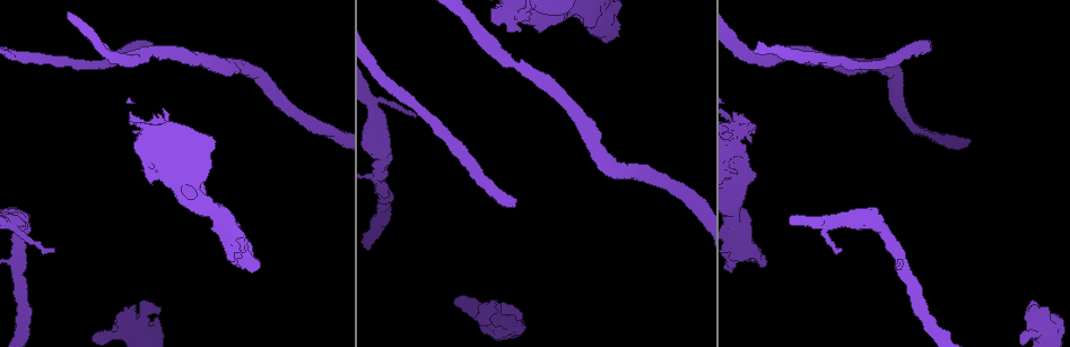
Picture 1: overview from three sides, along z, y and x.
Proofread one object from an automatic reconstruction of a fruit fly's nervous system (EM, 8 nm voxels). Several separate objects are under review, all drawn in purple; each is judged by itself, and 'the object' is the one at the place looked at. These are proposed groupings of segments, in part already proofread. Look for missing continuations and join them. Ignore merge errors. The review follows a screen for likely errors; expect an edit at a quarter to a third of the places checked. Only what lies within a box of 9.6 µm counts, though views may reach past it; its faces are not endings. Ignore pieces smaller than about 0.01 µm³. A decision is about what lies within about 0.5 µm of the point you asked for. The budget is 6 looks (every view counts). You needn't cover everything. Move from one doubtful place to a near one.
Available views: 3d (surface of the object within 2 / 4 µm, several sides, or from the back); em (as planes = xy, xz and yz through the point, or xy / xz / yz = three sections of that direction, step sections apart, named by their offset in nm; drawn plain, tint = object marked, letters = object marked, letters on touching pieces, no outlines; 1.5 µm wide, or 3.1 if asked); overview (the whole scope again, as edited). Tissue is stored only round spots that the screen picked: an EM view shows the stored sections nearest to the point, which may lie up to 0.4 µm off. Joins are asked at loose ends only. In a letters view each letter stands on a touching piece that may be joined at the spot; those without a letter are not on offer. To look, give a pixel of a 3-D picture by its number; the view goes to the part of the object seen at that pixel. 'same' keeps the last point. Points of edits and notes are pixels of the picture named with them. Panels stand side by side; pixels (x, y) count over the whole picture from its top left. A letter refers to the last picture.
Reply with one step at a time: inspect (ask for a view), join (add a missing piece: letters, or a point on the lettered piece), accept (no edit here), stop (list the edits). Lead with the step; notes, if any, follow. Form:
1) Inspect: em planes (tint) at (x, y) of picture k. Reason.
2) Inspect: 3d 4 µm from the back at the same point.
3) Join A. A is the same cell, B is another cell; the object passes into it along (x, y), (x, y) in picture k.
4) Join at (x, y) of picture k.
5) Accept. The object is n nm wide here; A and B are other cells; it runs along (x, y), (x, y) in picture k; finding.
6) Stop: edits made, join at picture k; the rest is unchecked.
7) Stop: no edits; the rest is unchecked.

Inspect: em xy step 4 (tint) at (513, 201) of picture 1. An open end.

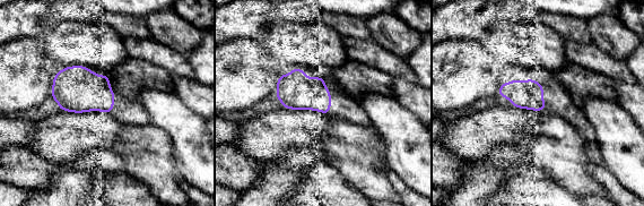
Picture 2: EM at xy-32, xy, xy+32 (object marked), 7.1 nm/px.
Inspect: em planes (letters) at the same point. Cut it another way.

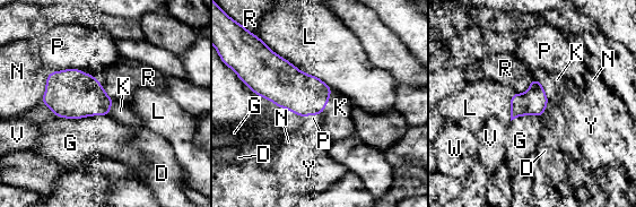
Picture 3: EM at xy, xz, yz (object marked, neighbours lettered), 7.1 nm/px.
Join K. K is the same cell, D, G, L, N, P, R, V, W and Y are other cells; it goes on there.

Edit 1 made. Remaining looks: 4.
Inspect: overview.

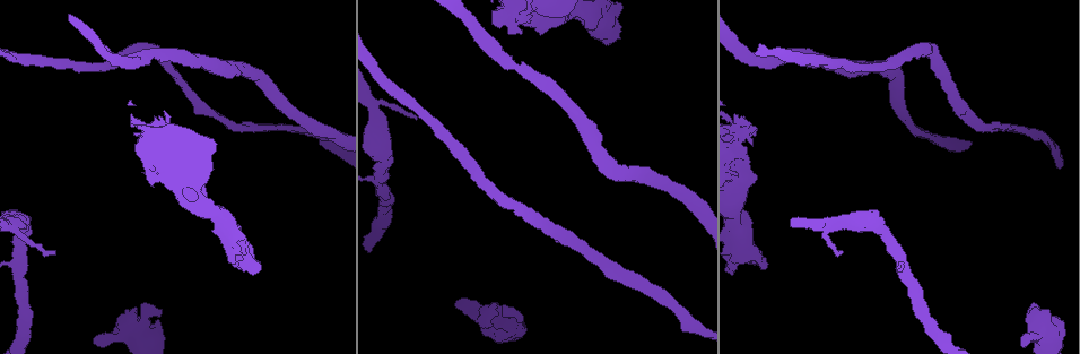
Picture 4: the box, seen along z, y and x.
Inspect: 3d 2 µm at (54, 251) of picture 4. Branch stops here.

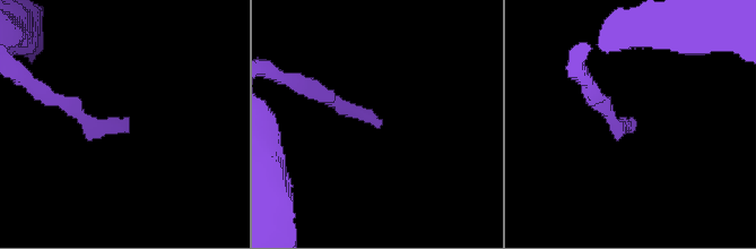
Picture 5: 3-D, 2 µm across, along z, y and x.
Inspect: em planes (plain) at (634, 119) of picture 5. Now the EM.

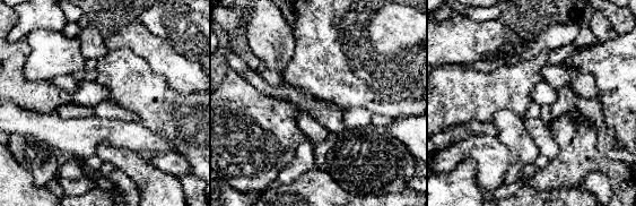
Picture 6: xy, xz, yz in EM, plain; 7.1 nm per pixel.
Inspect: em planes (letters) at the same point.

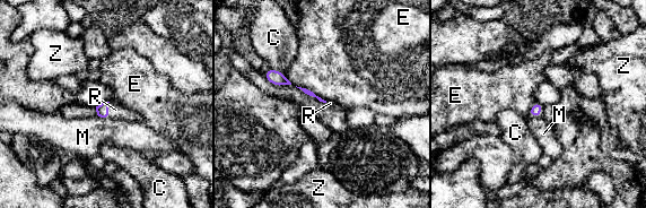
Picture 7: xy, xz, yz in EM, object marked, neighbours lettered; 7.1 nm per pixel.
Join R. The longest contact is with E, 260 nm; R is the same cell, C, E, M and Z are other cells; the object passes into it along (102, 110), (107, 110), (115, 110) in picture 7; the cell continues.

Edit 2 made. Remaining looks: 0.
Stop: edits made, join at picture 3, join at picture 7; the rest is unchecked.

